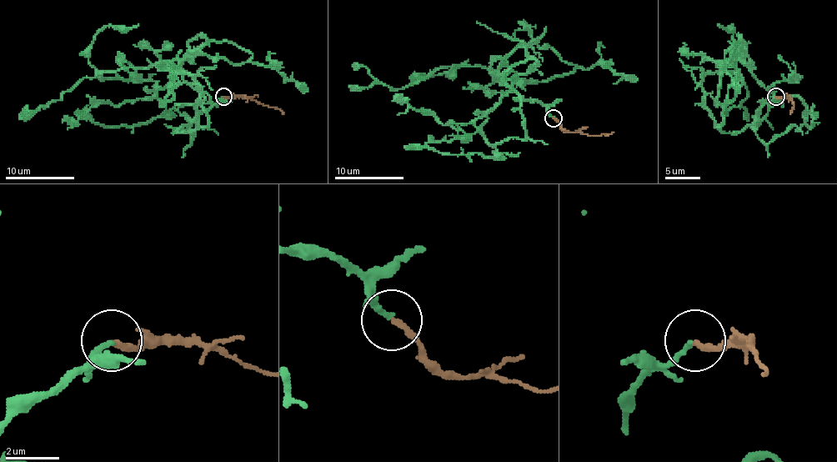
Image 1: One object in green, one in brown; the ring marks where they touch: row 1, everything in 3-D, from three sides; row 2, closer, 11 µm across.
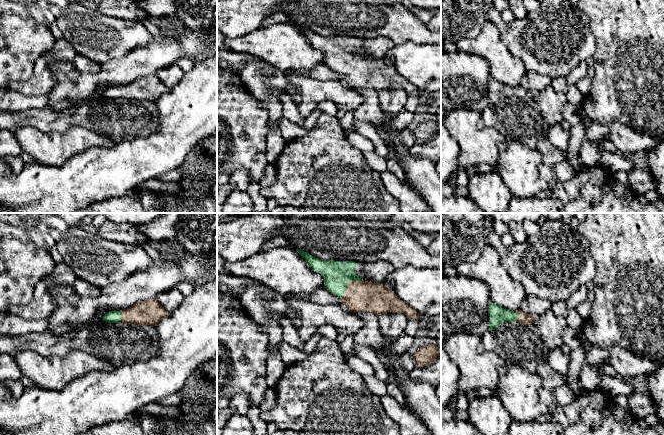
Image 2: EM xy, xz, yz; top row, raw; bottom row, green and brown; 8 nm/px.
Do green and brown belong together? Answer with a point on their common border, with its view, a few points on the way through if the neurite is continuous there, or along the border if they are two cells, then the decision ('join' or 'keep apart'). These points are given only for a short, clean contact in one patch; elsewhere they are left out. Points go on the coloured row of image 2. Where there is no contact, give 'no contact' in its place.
meets green in xz at (347, 283); runs through xz (336, 274), (347, 283), (358, 296); join

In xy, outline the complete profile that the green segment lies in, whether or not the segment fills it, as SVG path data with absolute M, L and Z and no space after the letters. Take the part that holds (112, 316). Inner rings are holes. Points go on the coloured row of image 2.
M151 299L137 303L124 310L109 311L103 316L102 321L108 323L122 322L126 324L137 324L139 326L156 326L161 319L168 317L169 314L157 299Z

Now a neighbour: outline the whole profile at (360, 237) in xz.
M285 213L290 225L287 229L278 230L277 236L288 240L289 248L301 249L321 260L350 260L354 262L385 261L395 269L412 266L414 268L441 268L441 257L426 250L415 238L402 227L387 229L384 223L392 213Z

